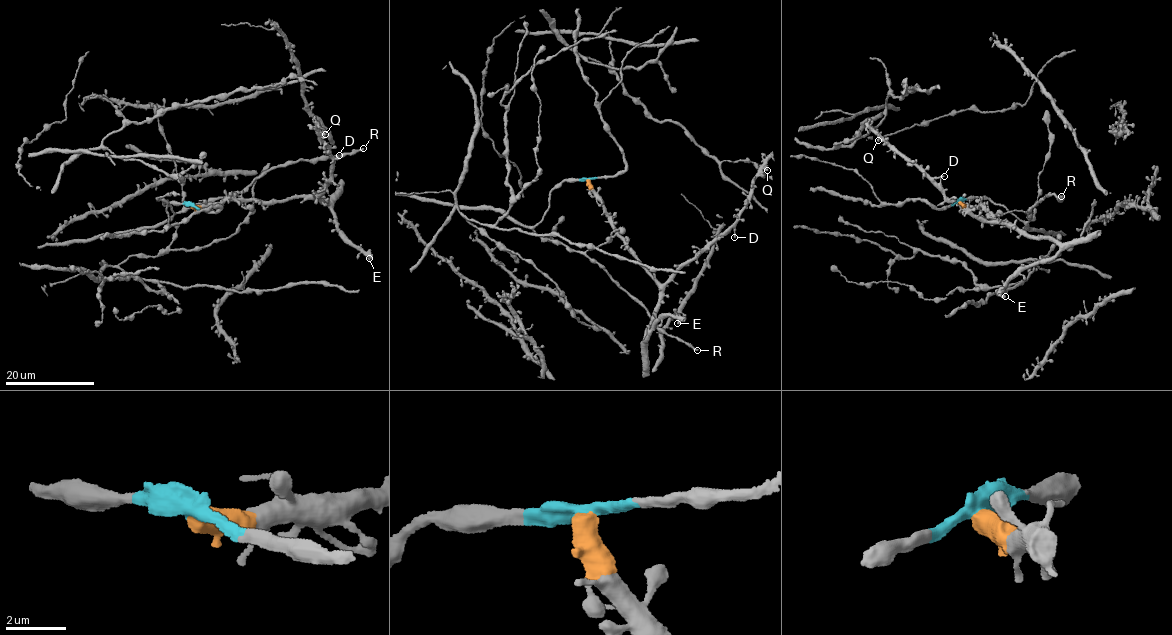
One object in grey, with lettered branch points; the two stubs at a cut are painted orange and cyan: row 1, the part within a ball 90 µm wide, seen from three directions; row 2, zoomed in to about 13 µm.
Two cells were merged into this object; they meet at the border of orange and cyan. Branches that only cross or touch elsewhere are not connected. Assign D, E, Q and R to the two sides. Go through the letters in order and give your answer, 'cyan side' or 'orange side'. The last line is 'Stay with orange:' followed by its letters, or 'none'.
D: orange side
E: orange side
Q: orange side
R: cyan side
Stay with orange: D, E, Q

